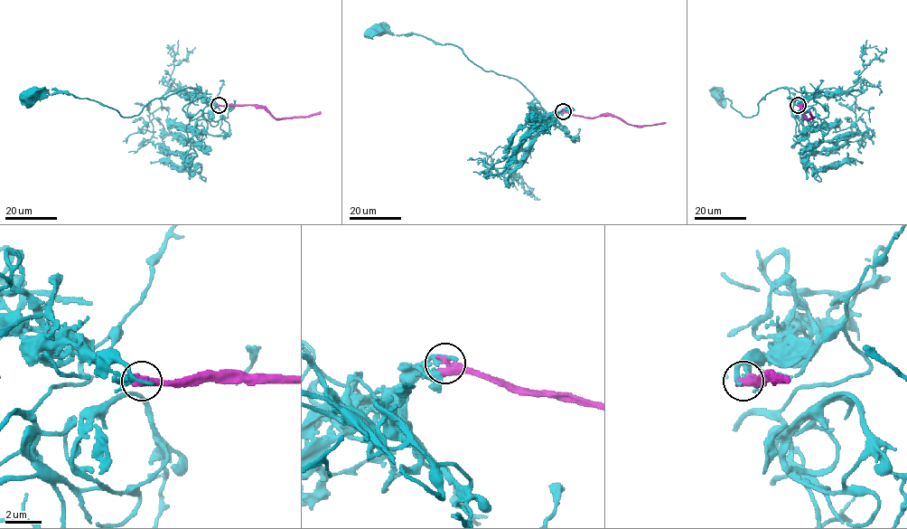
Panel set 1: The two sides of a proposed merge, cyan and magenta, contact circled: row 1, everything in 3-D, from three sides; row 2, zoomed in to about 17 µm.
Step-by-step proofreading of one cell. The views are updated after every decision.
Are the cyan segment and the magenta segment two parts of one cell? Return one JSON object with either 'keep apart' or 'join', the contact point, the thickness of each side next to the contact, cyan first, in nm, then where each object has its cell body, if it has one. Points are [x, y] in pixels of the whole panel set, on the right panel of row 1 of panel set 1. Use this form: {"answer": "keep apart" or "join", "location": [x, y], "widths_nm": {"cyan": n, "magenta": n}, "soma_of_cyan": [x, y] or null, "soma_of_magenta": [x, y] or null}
{"answer": "keep apart", "location": [798, 105], "widths_nm": {"cyan": 260, "magenta": 600}, "soma_of_cyan": [717, 93], "soma_of_magenta": null}

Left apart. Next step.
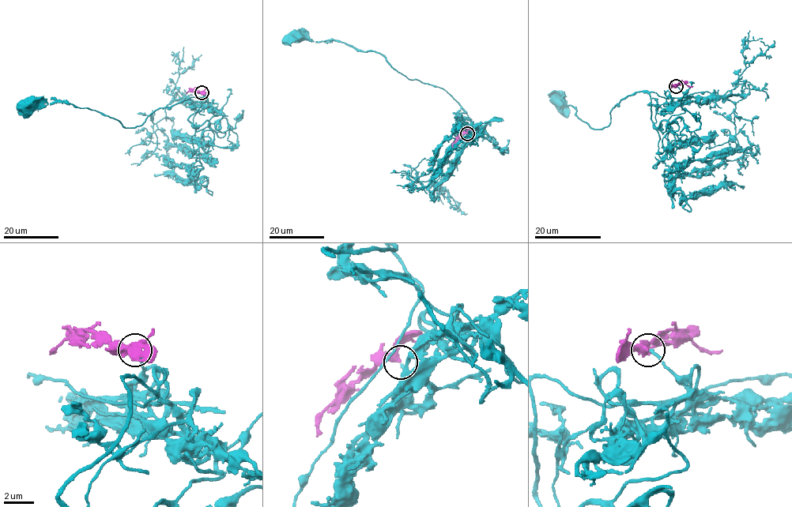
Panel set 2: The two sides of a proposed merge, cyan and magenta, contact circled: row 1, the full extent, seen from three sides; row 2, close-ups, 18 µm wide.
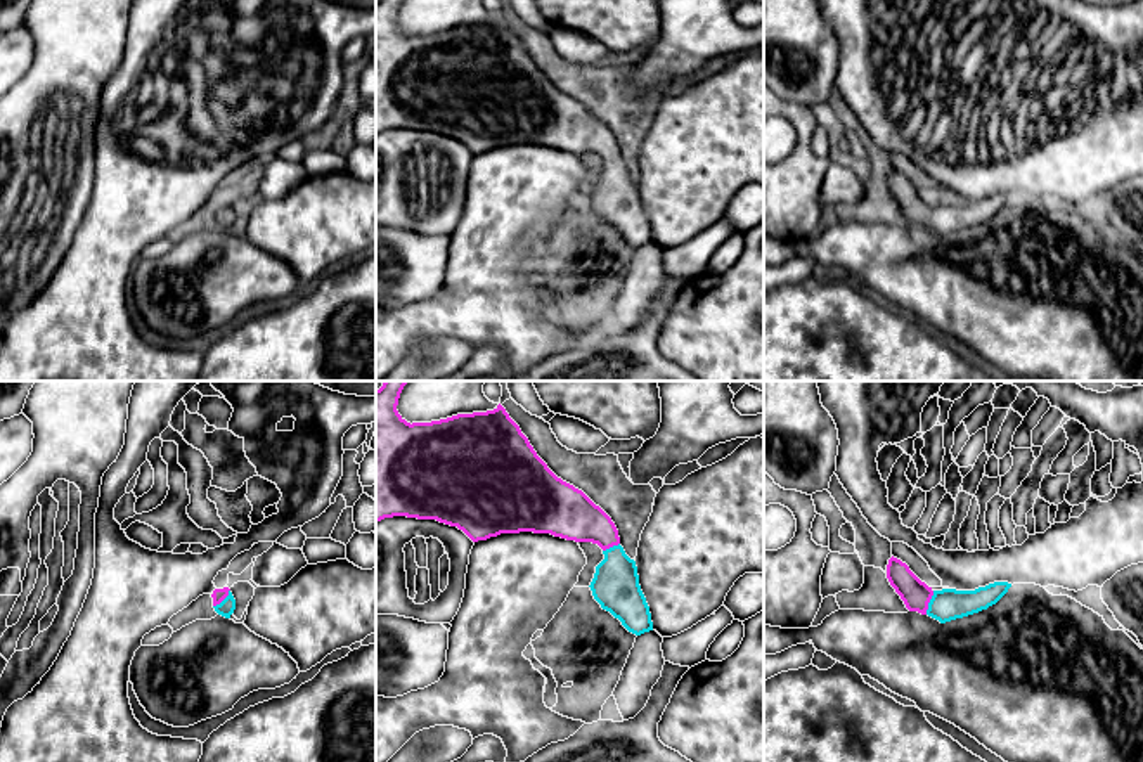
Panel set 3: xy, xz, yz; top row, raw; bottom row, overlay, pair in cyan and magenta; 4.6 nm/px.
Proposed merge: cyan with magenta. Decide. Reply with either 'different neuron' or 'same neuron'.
same neuron

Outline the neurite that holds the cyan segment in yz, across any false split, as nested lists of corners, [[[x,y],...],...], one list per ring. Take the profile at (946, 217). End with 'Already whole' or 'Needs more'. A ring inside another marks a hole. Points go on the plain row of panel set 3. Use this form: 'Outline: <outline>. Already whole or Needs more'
Outline: [[[894,168],[887,177],[887,190],[909,223],[928,227],[940,236],[987,222],[1011,199],[1008,194],[994,194],[975,203],[933,203]]]. Needs more

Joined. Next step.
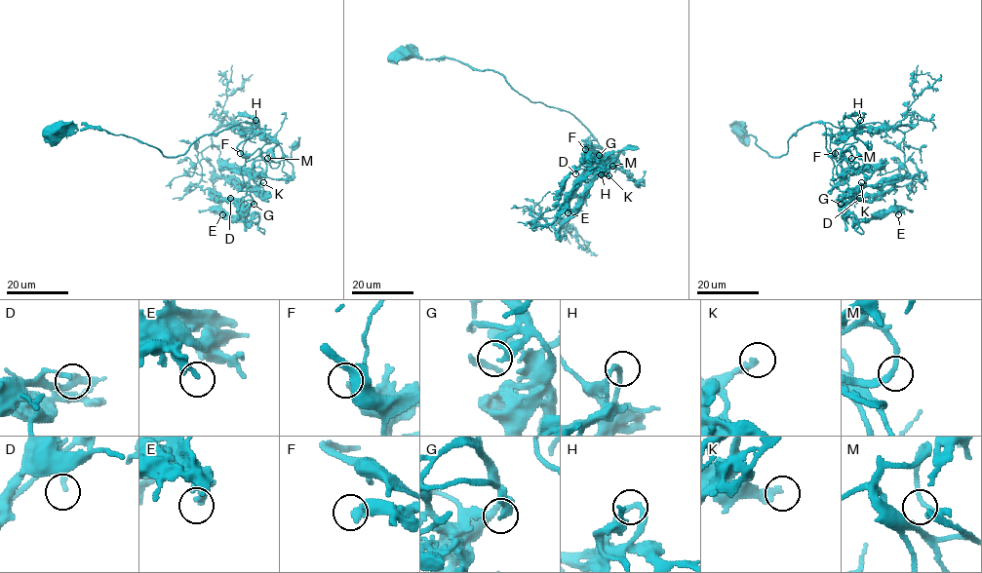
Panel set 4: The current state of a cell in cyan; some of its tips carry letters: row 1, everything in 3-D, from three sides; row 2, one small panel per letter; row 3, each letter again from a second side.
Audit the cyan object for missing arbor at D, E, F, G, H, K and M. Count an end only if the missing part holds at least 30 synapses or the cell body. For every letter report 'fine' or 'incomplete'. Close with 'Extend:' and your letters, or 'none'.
D: fine
E: fine
F: fine
G: fine
H: fine
K: fine
M: incomplete
Extend: M

